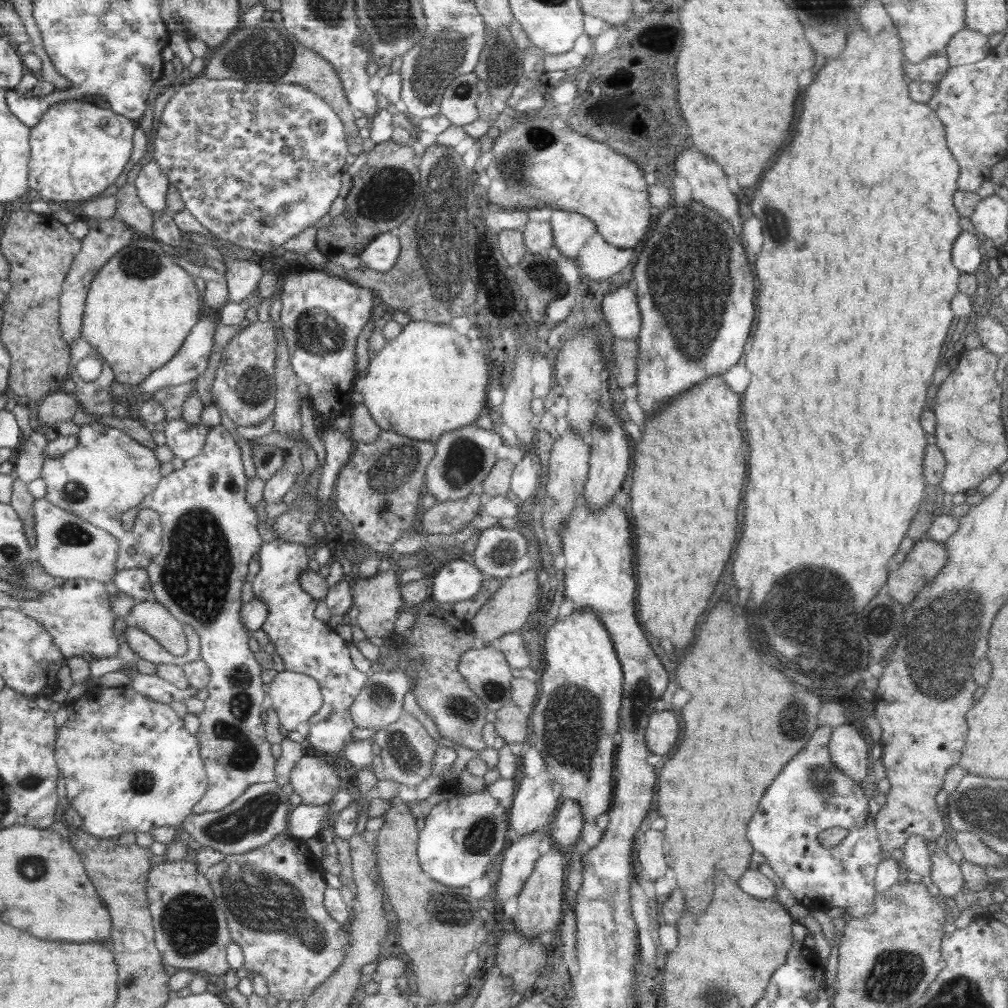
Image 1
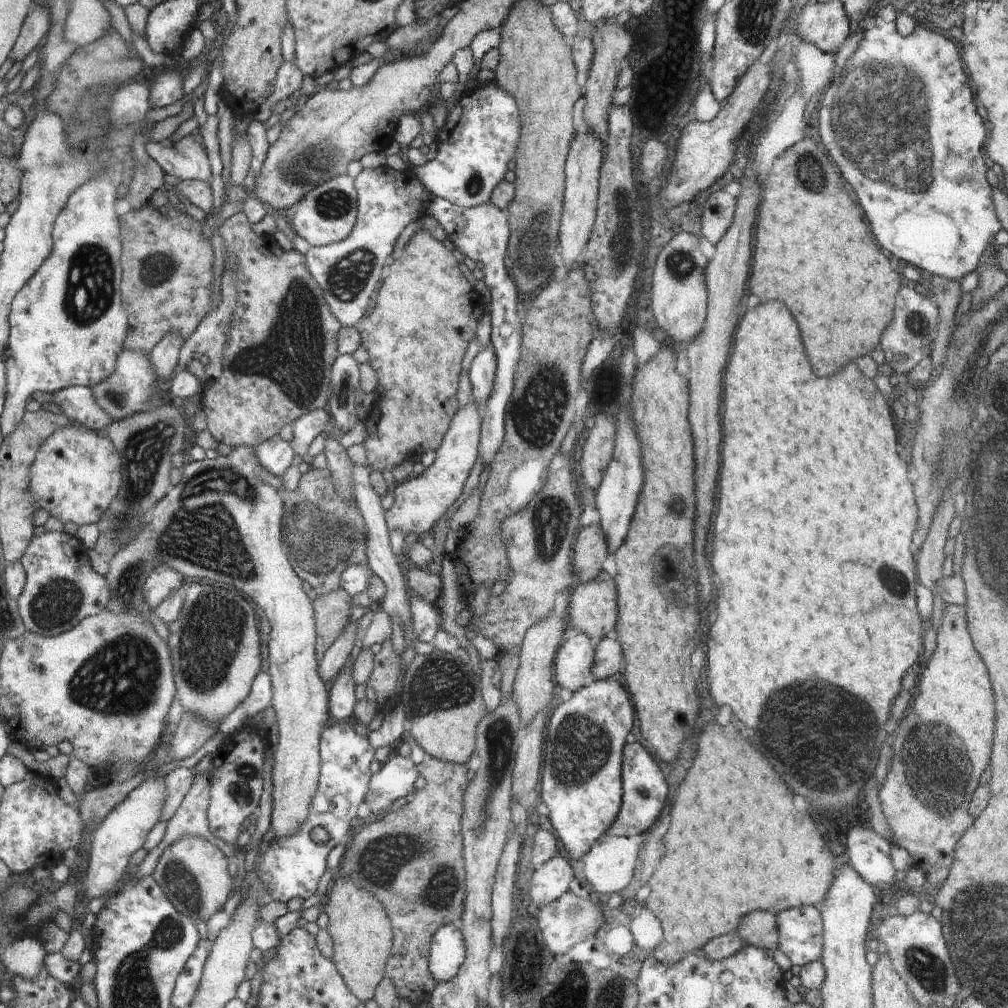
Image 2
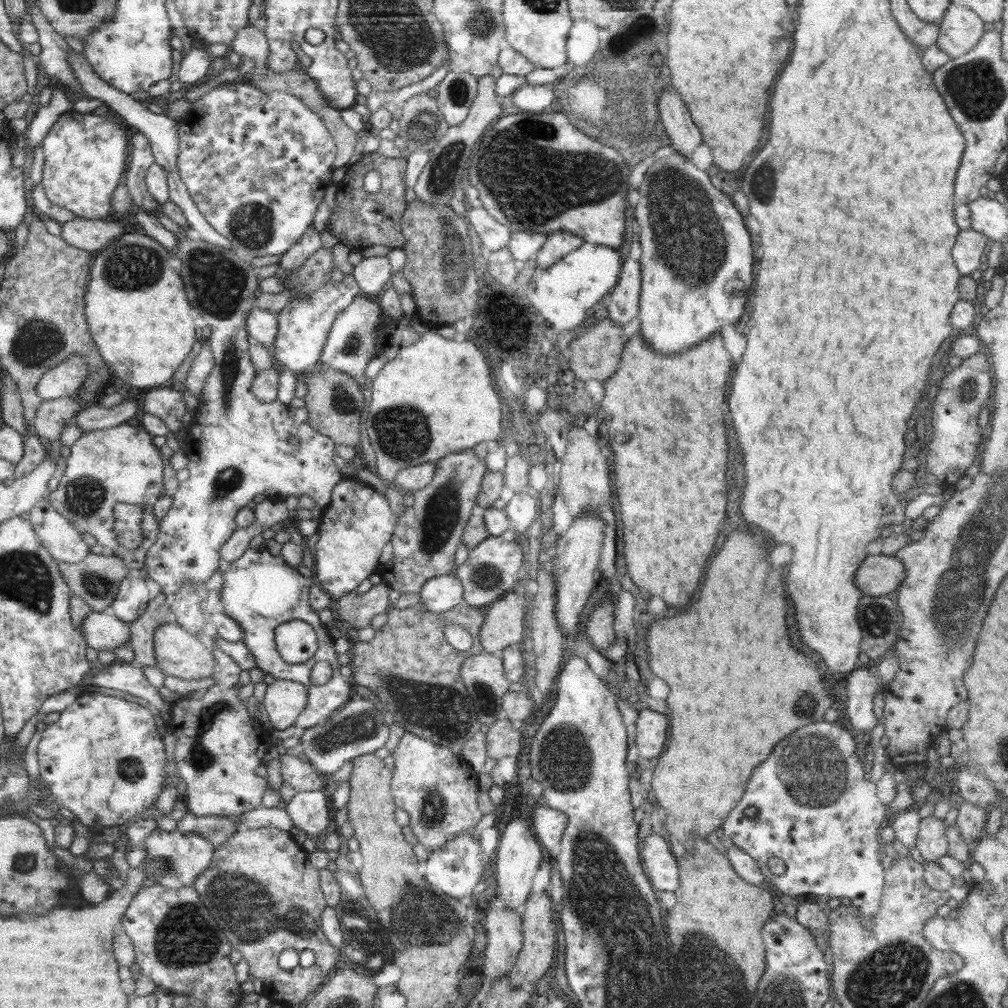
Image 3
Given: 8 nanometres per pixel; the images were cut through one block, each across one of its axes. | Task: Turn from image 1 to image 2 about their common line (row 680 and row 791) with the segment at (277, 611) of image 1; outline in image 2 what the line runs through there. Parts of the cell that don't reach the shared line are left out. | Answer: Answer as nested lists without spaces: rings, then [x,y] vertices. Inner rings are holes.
[[[336,723],[324,726],[320,737],[321,773],[319,785],[305,823],[299,831],[289,837],[279,837],[269,844],[259,846],[259,853],[252,872],[269,890],[270,900],[288,902],[290,898],[310,898],[316,892],[322,874],[326,872],[326,858],[337,844],[346,843],[350,837],[350,822],[356,817],[356,810],[368,792],[373,773],[370,762],[375,759],[375,748],[368,736],[354,730],[350,723]],[[322,826],[328,832],[326,843],[314,843],[310,832]]]

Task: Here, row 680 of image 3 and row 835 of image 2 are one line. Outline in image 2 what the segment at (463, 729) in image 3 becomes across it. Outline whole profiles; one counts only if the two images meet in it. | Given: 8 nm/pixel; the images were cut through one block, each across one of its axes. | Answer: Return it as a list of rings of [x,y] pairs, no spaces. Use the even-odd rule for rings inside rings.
[[[426,757],[417,765],[417,771],[421,784],[416,787],[416,792],[410,792],[405,807],[397,814],[389,810],[382,818],[350,836],[337,870],[382,903],[393,932],[393,947],[385,966],[385,977],[395,986],[398,1002],[402,998],[412,1005],[428,1002],[437,985],[429,971],[429,946],[433,934],[441,926],[458,925],[461,920],[465,897],[461,818],[463,796],[471,777],[468,764],[459,765],[434,757]],[[388,824],[394,826],[398,836],[386,830]]]

